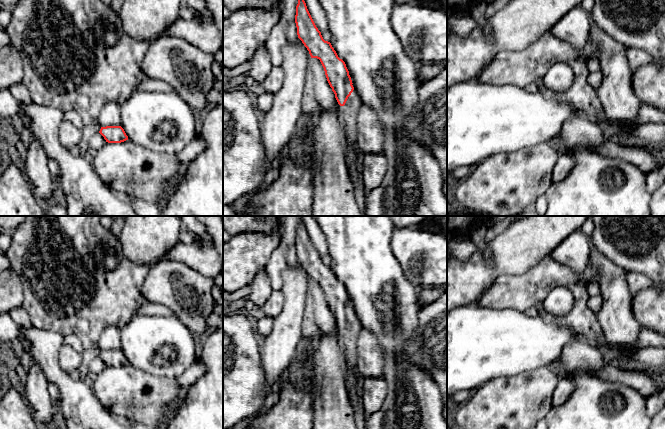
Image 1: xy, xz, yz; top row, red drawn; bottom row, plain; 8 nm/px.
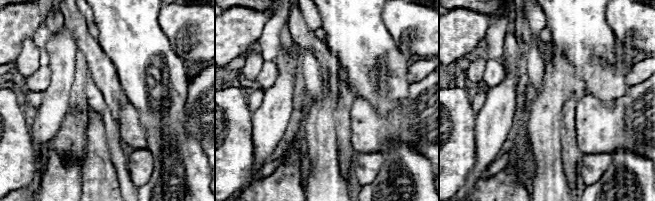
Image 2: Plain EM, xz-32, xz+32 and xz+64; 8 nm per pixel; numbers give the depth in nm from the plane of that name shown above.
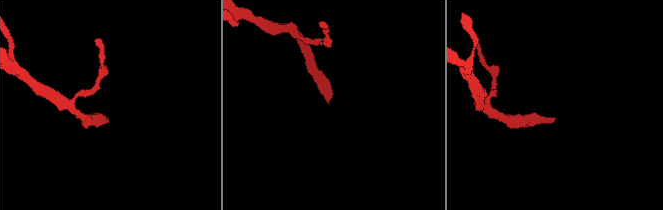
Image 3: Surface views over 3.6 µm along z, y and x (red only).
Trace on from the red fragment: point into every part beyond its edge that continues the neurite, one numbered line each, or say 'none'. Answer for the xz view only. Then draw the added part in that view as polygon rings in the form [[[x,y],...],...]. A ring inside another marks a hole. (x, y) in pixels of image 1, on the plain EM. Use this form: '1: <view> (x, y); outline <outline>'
1: xz (349, 335); outline [[[355,312],[351,319],[348,321],[344,330],[339,329],[340,338],[343,345],[343,354],[346,362],[348,363],[353,377],[358,381],[356,373],[356,341],[359,332],[363,329],[362,324]]]

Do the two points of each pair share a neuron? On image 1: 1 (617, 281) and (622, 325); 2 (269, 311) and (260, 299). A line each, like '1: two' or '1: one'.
1: one
2: two

